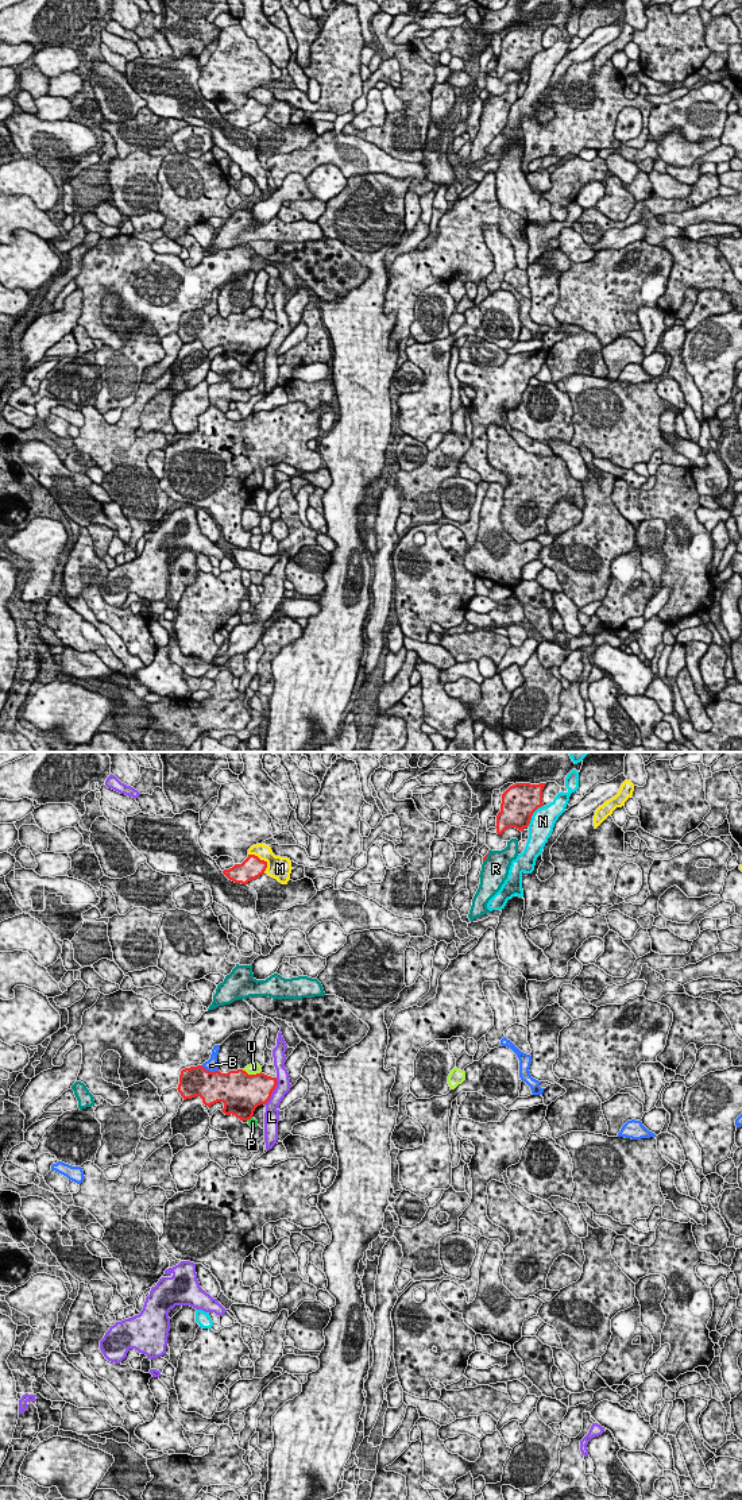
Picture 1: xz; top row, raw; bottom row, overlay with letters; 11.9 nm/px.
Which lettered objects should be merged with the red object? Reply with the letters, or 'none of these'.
none of these

